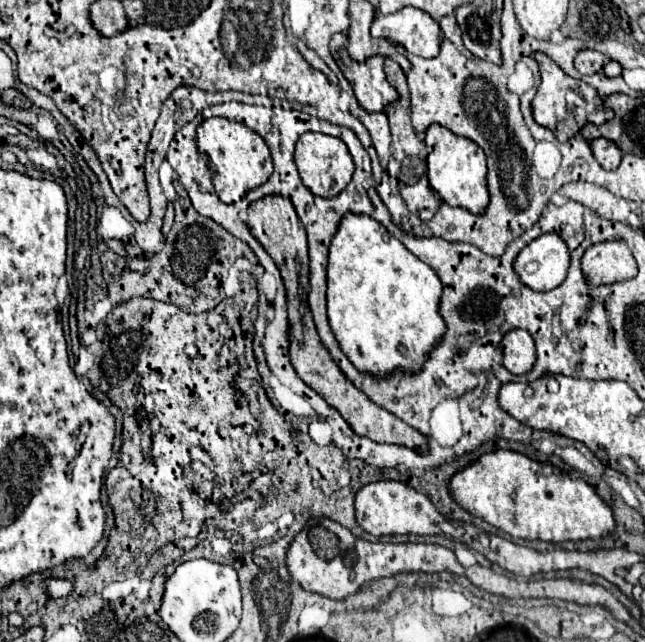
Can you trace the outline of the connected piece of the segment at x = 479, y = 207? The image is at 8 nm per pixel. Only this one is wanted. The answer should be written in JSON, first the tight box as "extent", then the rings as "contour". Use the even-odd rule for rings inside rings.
{"extent":[426,124,488,214],"contour":[[[432,124],[426,130],[426,144],[430,144],[428,154],[428,182],[430,188],[448,206],[460,206],[472,214],[484,214],[488,208],[488,188],[486,188],[486,156],[480,146],[472,140],[452,134],[440,124]]]}

